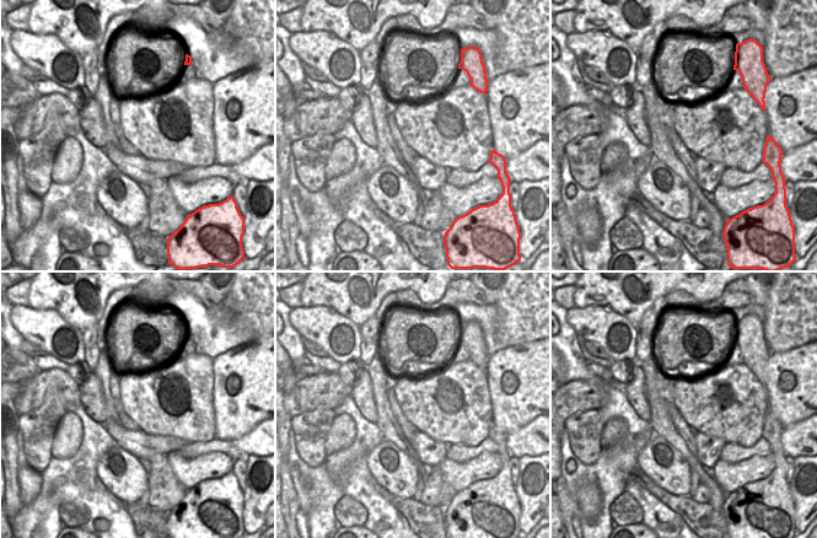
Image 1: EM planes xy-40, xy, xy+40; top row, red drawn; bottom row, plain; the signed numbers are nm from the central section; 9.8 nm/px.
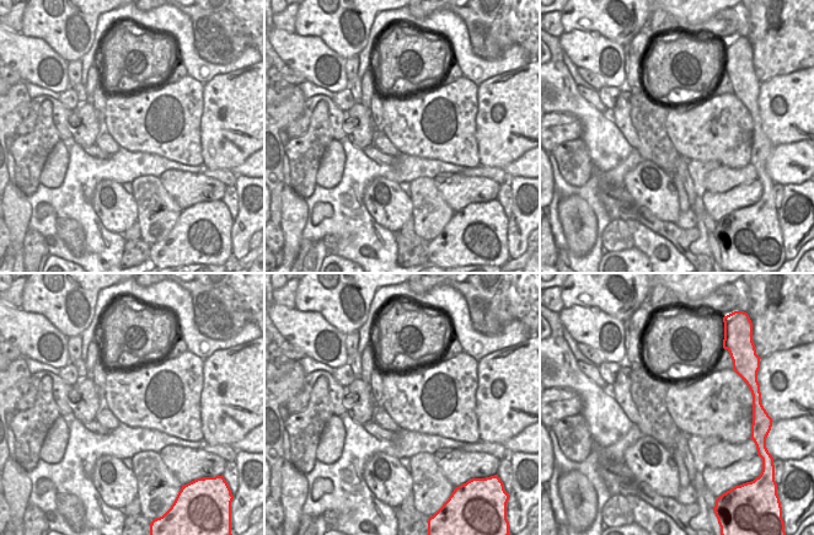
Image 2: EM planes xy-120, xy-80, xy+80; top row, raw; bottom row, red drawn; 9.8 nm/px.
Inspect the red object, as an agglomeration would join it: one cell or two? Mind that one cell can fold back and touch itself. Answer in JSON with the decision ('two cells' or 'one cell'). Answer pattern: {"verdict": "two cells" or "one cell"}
{"verdict": "two cells"}

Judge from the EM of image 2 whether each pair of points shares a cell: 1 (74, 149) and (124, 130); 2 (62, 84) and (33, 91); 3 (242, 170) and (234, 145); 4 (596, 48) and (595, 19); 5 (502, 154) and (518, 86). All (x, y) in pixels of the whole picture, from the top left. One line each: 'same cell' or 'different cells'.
1: different cells
2: different cells
3: different cells
4: different cells
5: same cell

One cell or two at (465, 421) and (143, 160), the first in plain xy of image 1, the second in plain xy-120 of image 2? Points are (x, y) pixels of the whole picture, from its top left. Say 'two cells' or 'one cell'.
two cells

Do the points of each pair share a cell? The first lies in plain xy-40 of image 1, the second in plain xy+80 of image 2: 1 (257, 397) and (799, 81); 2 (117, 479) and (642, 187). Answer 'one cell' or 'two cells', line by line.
1: one cell
2: one cell

